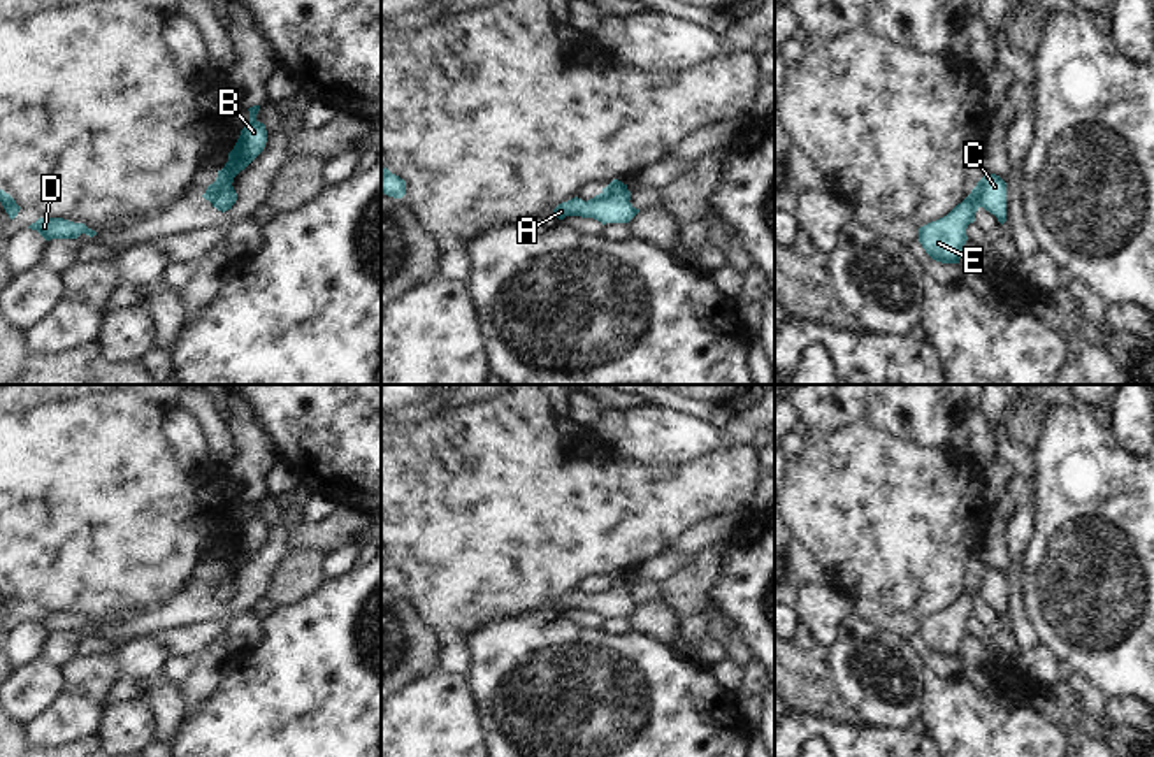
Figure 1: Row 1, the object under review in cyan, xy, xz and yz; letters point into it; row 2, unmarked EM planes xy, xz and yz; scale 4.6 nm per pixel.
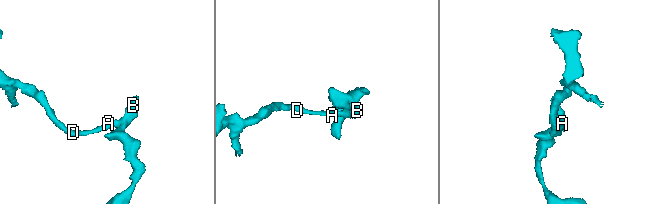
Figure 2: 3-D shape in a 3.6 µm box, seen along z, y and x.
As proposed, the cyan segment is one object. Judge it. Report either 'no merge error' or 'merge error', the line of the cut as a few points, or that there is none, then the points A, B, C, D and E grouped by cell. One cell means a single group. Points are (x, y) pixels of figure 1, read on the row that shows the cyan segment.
no merge error; cut none; groups A B C D E

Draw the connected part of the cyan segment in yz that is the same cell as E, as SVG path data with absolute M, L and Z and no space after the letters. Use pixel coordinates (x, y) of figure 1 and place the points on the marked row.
M984 174L971 193L947 216L919 228L919 242L926 253L941 263L959 263L968 241L966 228L975 213L984 207L1003 225L1006 221L1006 183L996 174Z

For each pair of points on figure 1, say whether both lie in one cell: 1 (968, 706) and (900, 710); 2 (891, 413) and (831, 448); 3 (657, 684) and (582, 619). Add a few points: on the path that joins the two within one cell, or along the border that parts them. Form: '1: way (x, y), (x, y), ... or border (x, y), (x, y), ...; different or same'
1: border (930, 677), (923, 691), (923, 712), (919, 715); different
2: border (833, 427), (868, 420), (912, 439); different
3: border (562, 613), (580, 626), (601, 627); different

